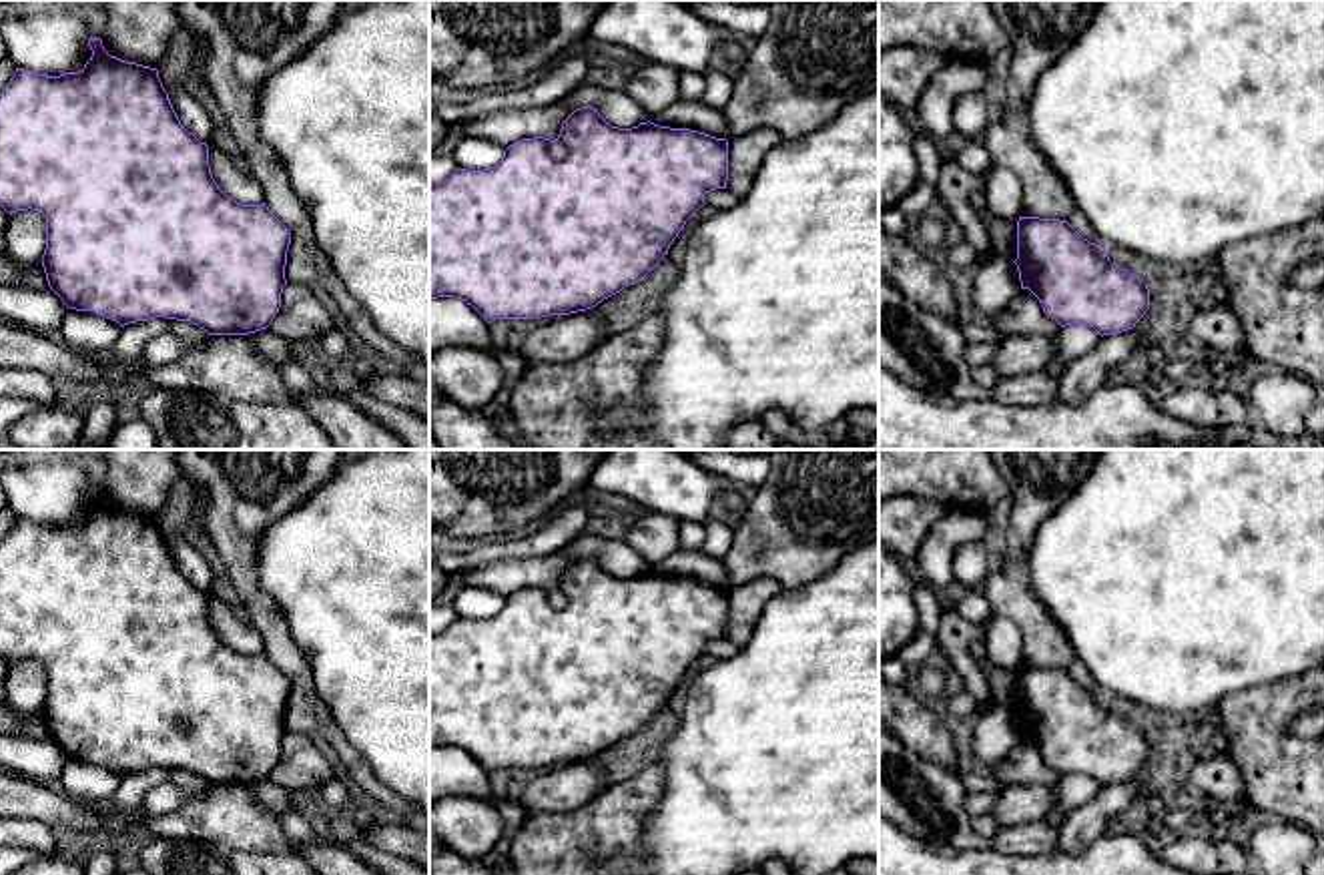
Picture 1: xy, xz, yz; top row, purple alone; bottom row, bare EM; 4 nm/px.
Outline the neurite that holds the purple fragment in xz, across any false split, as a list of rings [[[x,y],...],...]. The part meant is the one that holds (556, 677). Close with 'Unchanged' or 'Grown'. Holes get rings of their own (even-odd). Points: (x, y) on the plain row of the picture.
[[[594,556],[576,558],[556,590],[522,588],[504,600],[495,616],[457,618],[445,630],[429,634],[429,749],[461,749],[487,773],[592,759],[658,716],[686,670],[706,654],[704,644],[726,638],[726,630],[726,588],[650,570],[618,578]]]. Unchanged

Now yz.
[[[1019,666],[1017,708],[1021,739],[1029,739],[1043,763],[1061,777],[1081,773],[1101,787],[1133,779],[1149,759],[1149,739],[1143,728],[1111,712],[1105,696],[1083,688],[1067,670]]]. Unchanged

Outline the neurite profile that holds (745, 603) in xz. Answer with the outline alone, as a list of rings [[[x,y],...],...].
[[[760,576],[748,584],[728,588],[728,630],[726,640],[736,646],[744,644],[764,606],[782,590],[782,586],[770,578]]]

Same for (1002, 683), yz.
[[[979,638],[971,646],[971,654],[985,670],[993,704],[1009,706],[1011,710],[1015,710],[1017,708],[1017,670],[1005,670],[995,666],[987,654],[985,638]]]

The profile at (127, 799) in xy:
[[[154,767],[148,771],[136,771],[124,775],[108,803],[110,813],[122,817],[132,817],[140,813],[144,795],[152,787],[169,783],[171,771],[173,769],[167,767]]]

